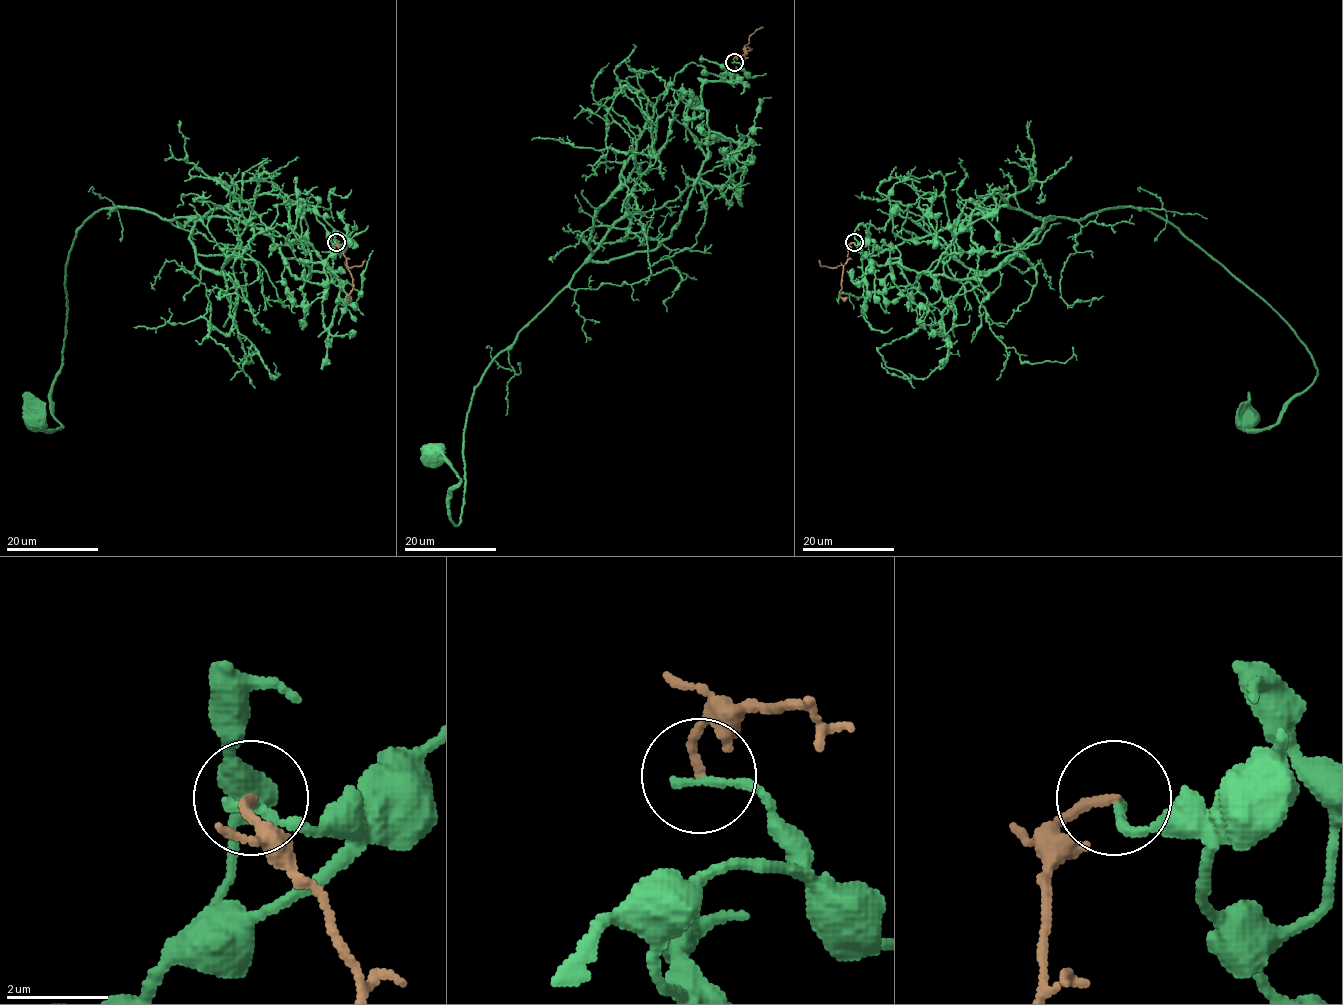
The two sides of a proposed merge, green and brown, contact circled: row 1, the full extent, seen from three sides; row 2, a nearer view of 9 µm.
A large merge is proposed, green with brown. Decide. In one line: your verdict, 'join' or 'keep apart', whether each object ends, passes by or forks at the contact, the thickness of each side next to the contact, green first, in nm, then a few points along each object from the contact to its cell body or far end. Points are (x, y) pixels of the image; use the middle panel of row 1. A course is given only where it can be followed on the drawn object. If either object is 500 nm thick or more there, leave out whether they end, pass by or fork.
keep apart; green ends; brown ends; calibres 200 and 180 nm; course green (734, 62), (702, 86), (708, 156), (678, 225), (587, 261), (476, 387), (457, 525), (456, 471), (431, 457); course brown (734, 62), (734, 57), (750, 49), (747, 47), (746, 55)

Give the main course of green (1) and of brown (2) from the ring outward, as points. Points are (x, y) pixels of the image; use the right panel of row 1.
1: (854, 242), (878, 264), (972, 279), (1046, 218), (1145, 208), (1311, 356), (1316, 379), (1282, 416), (1249, 420)
2: (854, 242), (849, 245), (839, 295), (847, 297)

